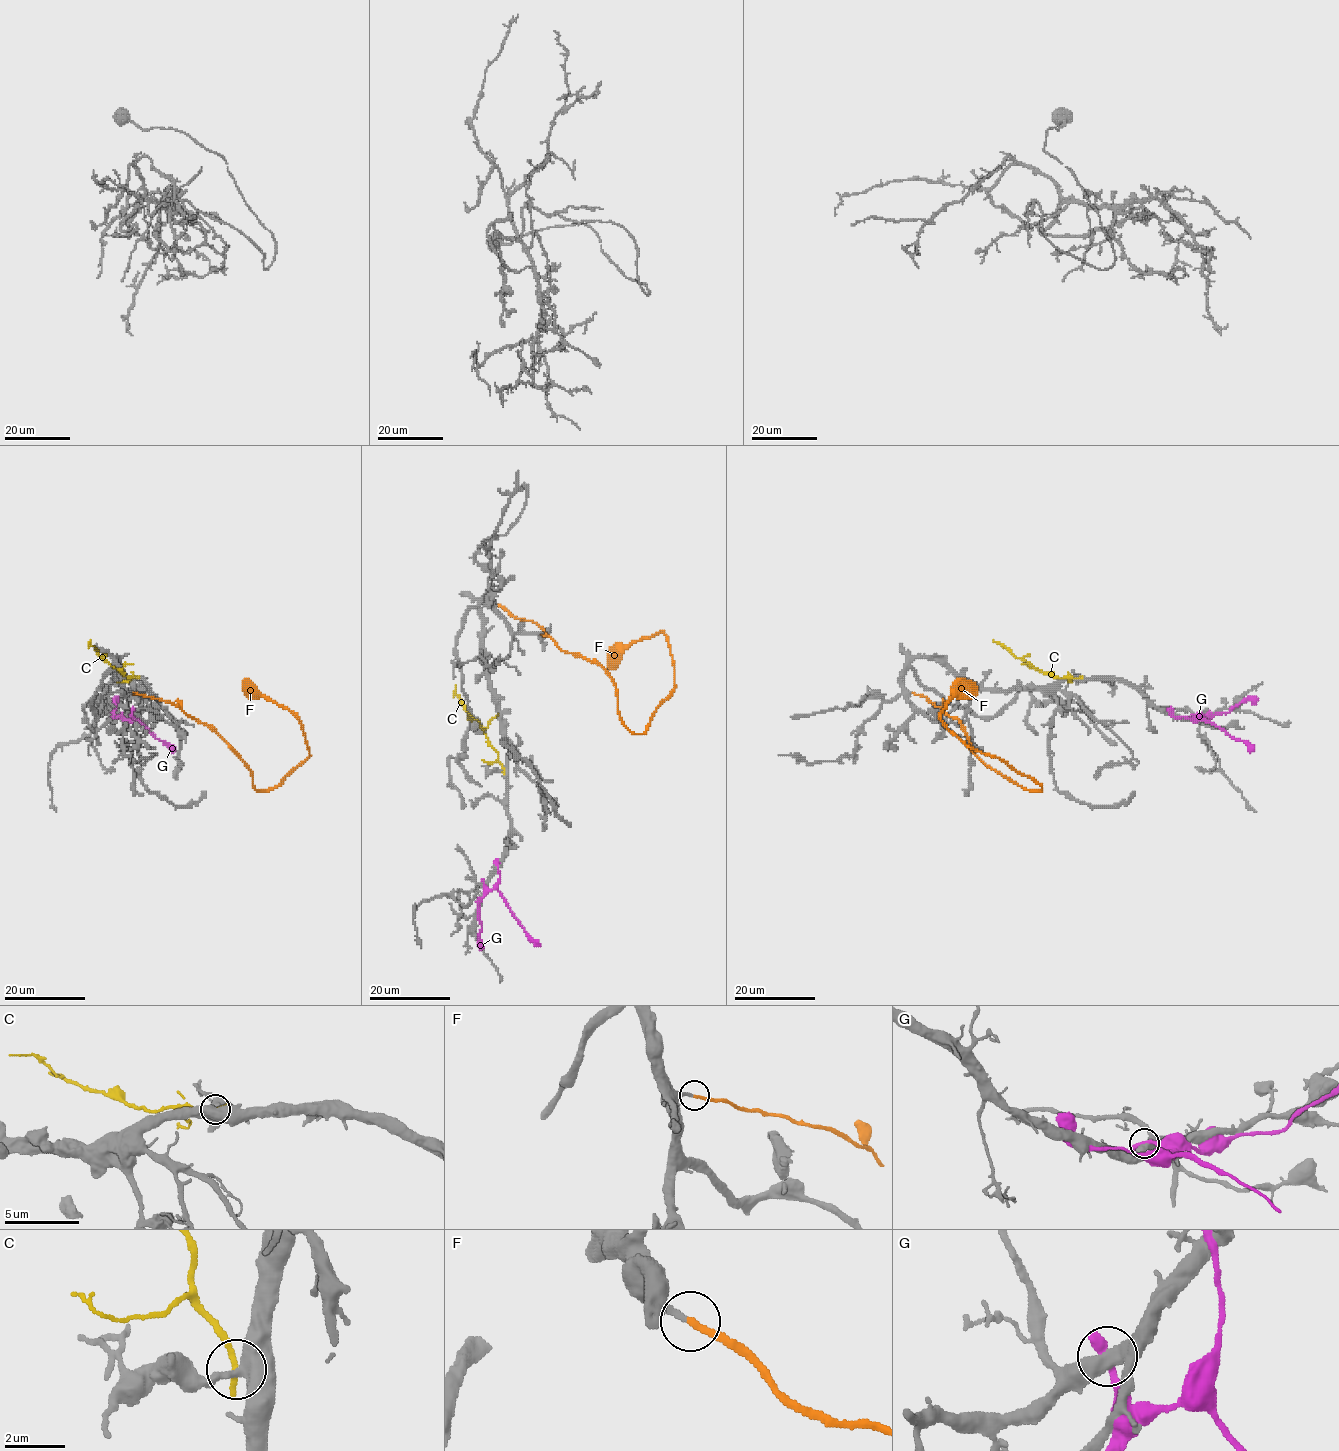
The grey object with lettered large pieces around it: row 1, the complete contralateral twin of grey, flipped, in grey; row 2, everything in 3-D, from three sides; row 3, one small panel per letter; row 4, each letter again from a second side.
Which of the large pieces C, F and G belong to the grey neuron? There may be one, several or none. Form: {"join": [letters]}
{"join": ["F"]}

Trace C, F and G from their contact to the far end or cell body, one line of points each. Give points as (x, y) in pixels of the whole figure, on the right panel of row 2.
C: (1077, 677), (1059, 678), (1032, 668), (992, 640)
F: (912, 693), (956, 718), (990, 767), (1039, 790), (966, 746), (940, 717), (977, 687)
G: (1191, 716), (1204, 719), (1235, 739), (1244, 740), (1253, 749)

